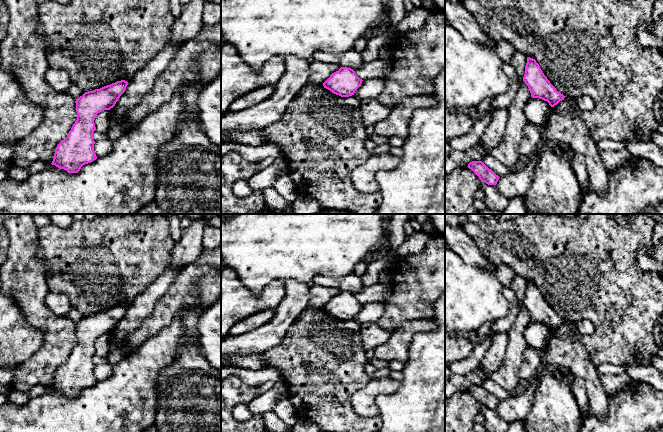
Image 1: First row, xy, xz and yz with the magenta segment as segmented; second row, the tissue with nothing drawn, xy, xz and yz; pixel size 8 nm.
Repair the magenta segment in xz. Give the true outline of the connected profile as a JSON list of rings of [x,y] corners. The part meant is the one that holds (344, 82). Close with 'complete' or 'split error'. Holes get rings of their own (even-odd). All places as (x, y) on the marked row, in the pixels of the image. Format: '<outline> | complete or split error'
[[[341,67],[330,75],[323,83],[323,86],[336,95],[349,97],[354,95],[355,91],[361,86],[362,81],[353,69]]] | complete

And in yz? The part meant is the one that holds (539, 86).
[[[527,57],[523,81],[528,86],[531,97],[547,101],[551,107],[554,107],[566,97],[550,83],[533,58]]] | complete

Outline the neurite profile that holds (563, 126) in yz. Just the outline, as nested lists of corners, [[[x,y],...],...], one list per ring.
[[[565,97],[557,105],[552,107],[552,112],[545,128],[545,139],[564,143],[575,153],[582,155],[585,158],[590,192],[604,195],[609,187],[609,171],[606,169],[601,159],[597,142],[590,136],[588,127],[573,114],[574,109],[580,110],[577,100],[571,97]]]

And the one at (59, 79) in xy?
[[[48,68],[45,73],[45,80],[53,89],[59,92],[66,92],[69,87],[73,86],[71,78],[65,69]]]

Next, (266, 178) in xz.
[[[270,165],[253,175],[248,180],[248,184],[252,190],[263,190],[273,187],[278,178],[277,168],[274,165]]]

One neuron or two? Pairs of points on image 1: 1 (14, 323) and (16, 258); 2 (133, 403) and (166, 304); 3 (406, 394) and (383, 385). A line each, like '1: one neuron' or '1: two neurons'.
1: two neurons
2: two neurons
3: two neurons

